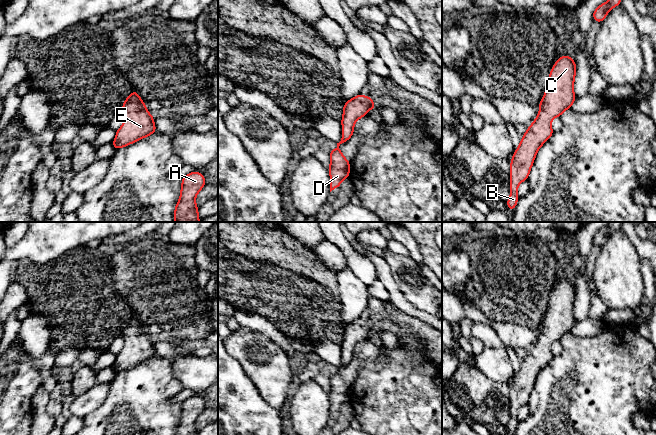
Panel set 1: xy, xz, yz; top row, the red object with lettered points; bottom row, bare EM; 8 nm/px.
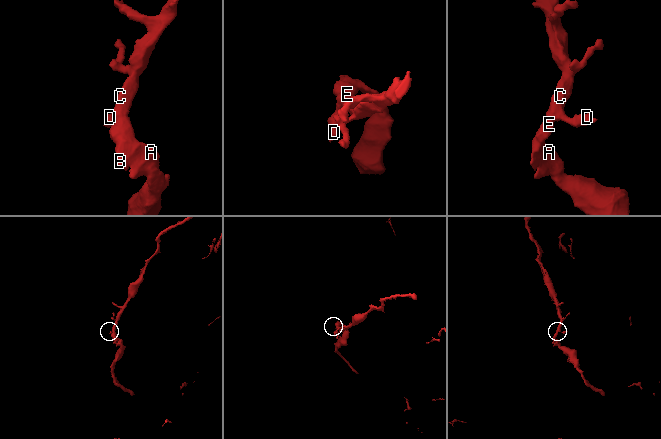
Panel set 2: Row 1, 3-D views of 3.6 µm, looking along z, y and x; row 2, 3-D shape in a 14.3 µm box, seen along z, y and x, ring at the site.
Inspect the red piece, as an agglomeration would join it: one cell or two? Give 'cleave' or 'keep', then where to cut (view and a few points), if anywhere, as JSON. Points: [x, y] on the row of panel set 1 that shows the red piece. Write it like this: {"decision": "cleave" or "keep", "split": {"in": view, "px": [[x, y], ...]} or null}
{"decision": "keep", "split": null}

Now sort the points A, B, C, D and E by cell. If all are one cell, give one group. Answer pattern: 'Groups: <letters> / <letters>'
Groups: A B C D E

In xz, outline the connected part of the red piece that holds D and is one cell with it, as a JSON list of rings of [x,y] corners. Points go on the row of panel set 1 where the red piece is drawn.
[[[359,94],[348,100],[343,106],[342,138],[337,143],[337,148],[330,150],[330,192],[339,188],[341,182],[350,175],[350,162],[344,157],[339,146],[348,141],[354,133],[354,123],[361,117],[367,116],[370,109],[376,109],[377,106],[370,96]]]

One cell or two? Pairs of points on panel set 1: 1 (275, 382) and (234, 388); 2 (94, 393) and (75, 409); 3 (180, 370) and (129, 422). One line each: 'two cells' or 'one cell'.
1: two cells
2: one cell
3: two cells

